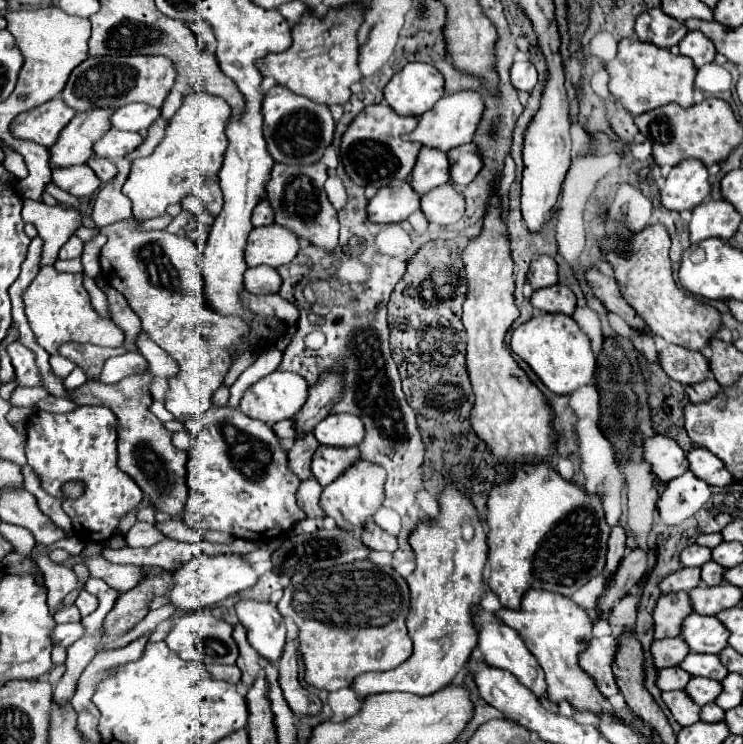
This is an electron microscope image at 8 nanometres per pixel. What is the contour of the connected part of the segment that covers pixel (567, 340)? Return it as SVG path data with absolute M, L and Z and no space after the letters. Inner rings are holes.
M544 314L530 318L512 332L510 348L536 372L544 386L554 394L572 394L576 388L584 386L594 376L596 358L590 348L590 338L570 316Z

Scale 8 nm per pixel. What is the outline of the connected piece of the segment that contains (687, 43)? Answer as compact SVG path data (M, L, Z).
M688 32L686 38L680 42L680 52L682 52L682 56L692 58L696 68L710 64L716 56L714 44L702 32Z

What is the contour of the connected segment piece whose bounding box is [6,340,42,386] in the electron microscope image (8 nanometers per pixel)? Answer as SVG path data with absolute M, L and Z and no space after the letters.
M18 340L6 346L6 352L12 358L12 364L16 368L16 380L20 386L40 386L40 372L36 366L36 354L22 346Z

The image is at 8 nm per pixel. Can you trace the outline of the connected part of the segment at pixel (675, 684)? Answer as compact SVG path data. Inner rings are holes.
M680 666L662 668L662 670L658 670L656 686L660 690L684 690L688 678L690 678L690 674L686 674Z

